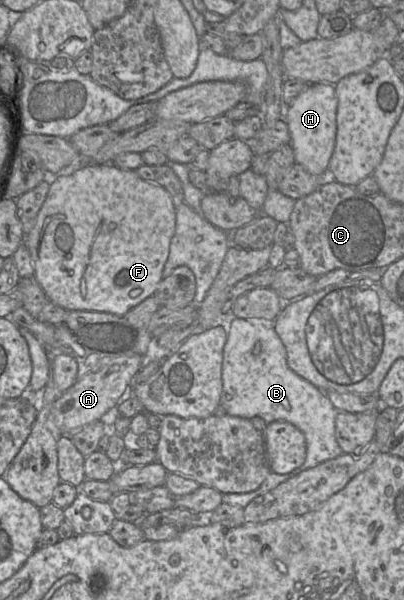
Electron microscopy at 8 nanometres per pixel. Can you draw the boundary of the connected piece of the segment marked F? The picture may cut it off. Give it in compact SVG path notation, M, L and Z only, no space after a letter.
M88 163L81 167L69 167L62 173L51 177L51 185L32 230L25 236L25 244L31 254L34 276L50 302L67 311L99 311L124 315L146 298L154 295L160 281L165 263L169 257L171 239L176 230L176 208L169 192L157 183L148 182L138 176L136 171L122 169L113 163Z

